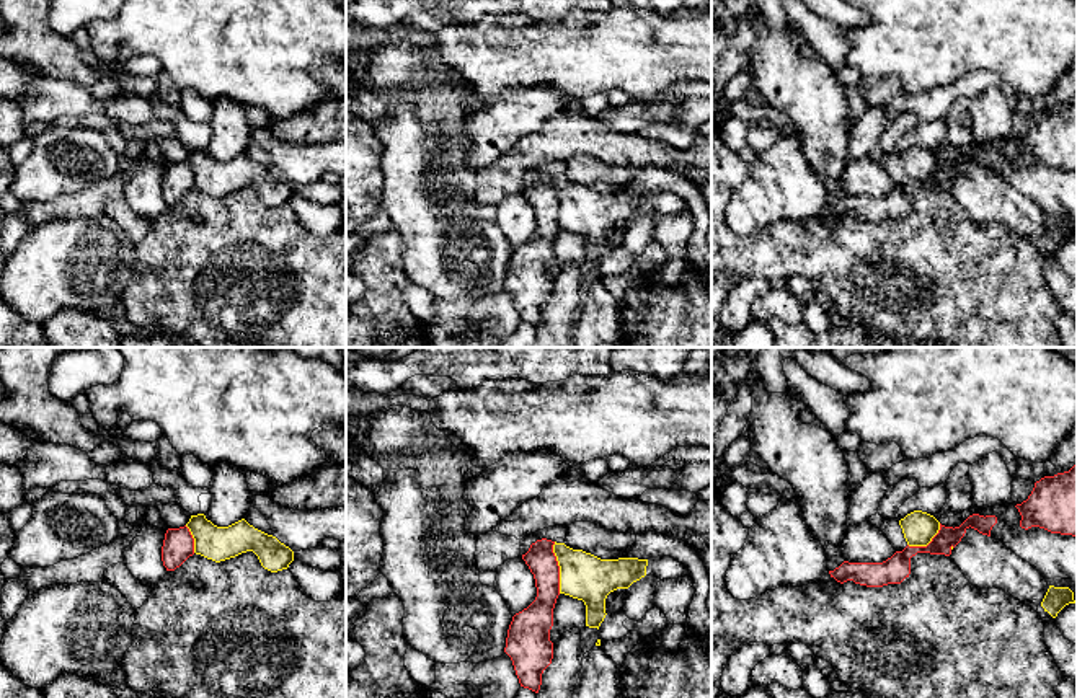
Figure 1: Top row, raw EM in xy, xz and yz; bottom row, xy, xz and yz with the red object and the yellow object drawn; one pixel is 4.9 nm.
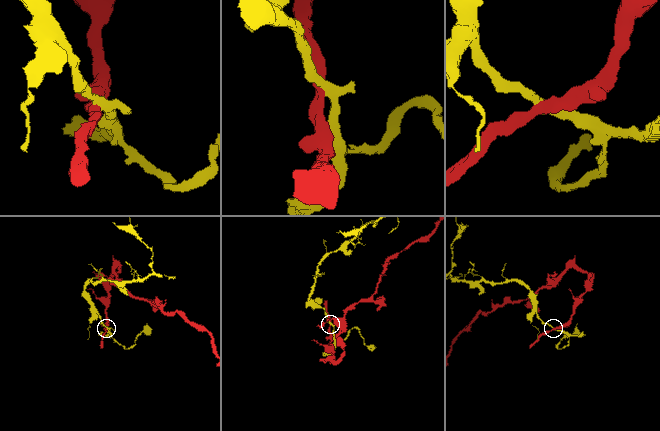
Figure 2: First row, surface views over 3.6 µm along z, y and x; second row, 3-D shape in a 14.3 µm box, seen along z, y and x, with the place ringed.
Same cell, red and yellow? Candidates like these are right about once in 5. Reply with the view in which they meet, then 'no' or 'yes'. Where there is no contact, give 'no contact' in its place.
xz | no

